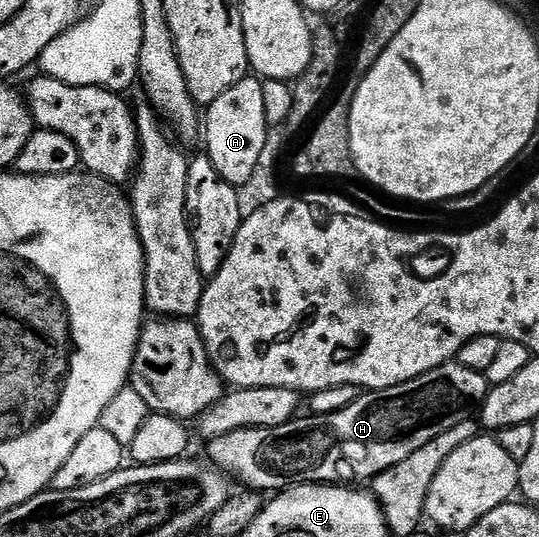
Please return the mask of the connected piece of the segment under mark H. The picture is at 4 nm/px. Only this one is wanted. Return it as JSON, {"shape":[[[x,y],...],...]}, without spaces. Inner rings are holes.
{"shape":[[[449,361],[402,385],[394,385],[385,391],[362,393],[353,403],[346,405],[346,409],[338,409],[338,413],[305,414],[304,419],[294,417],[282,425],[247,427],[226,433],[207,444],[207,458],[211,466],[233,480],[241,479],[245,488],[260,493],[276,493],[297,484],[360,485],[363,479],[371,481],[386,469],[397,467],[410,457],[410,453],[422,449],[426,441],[434,441],[438,433],[446,433],[446,429],[454,429],[454,425],[472,419],[479,412],[489,390],[490,384],[484,372],[466,369],[458,362]]]}

